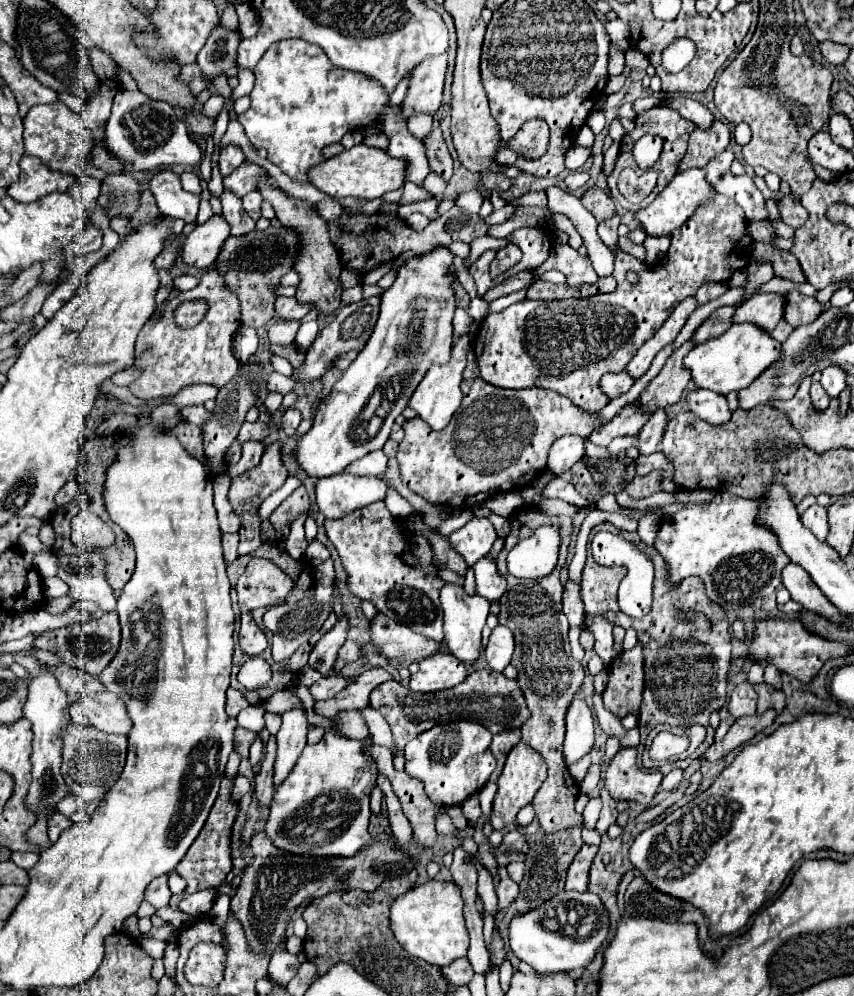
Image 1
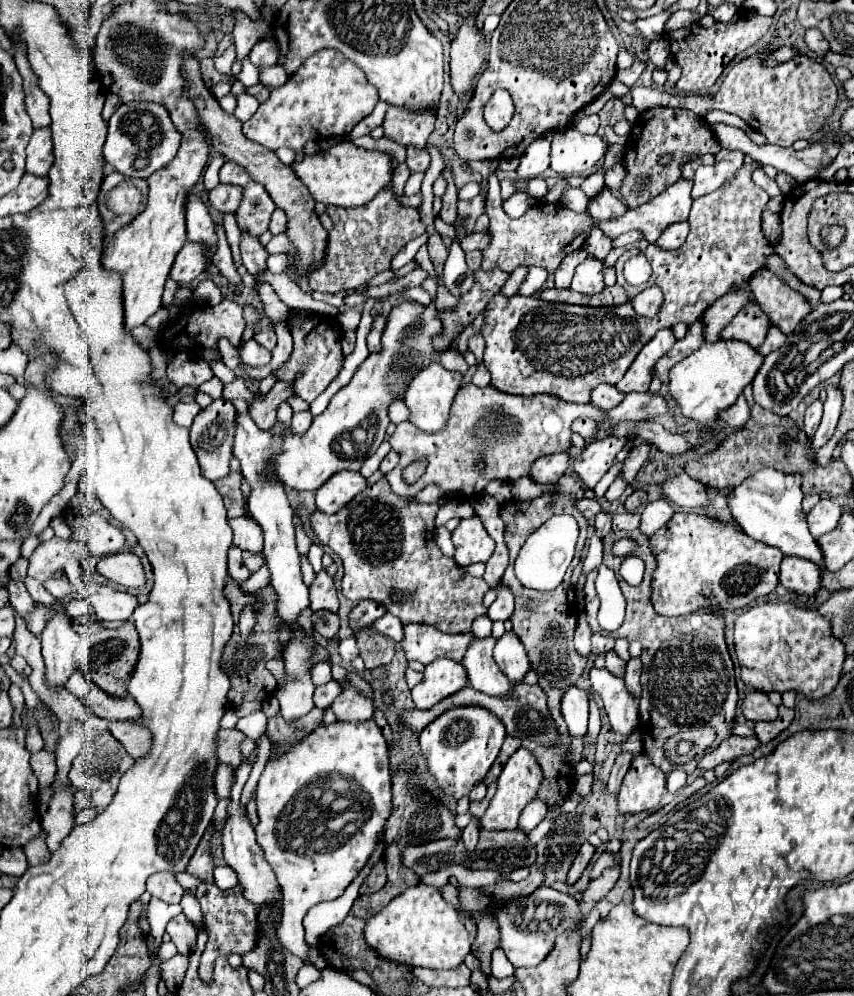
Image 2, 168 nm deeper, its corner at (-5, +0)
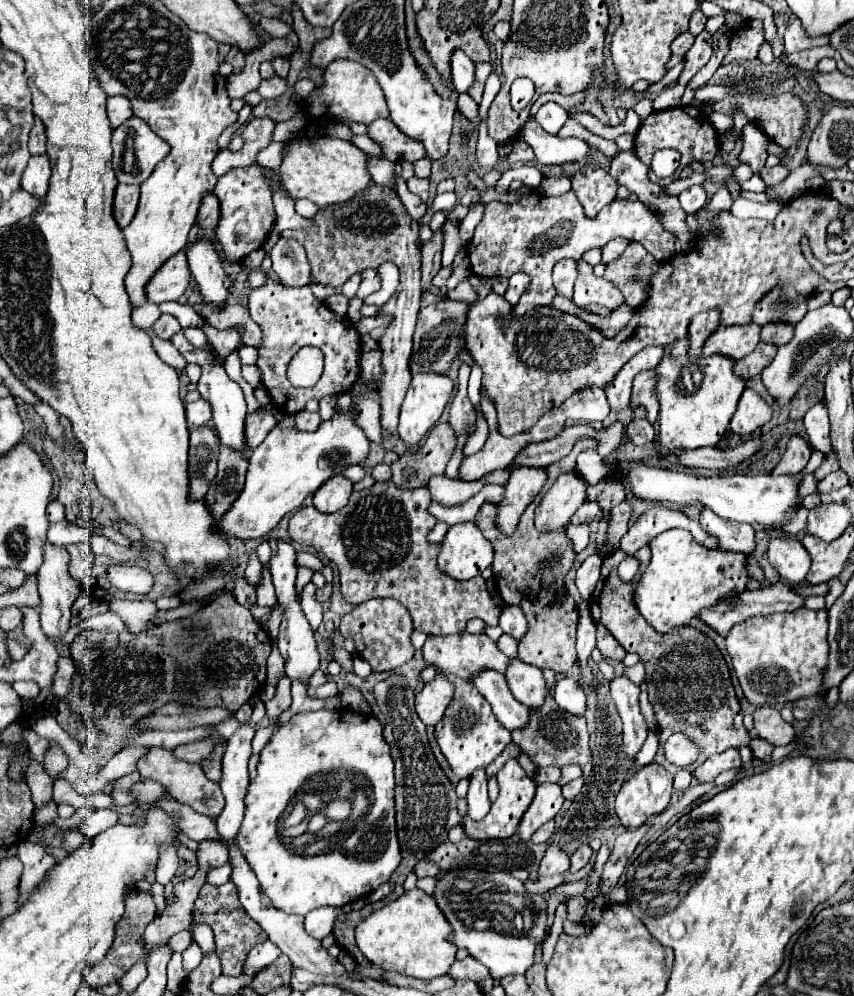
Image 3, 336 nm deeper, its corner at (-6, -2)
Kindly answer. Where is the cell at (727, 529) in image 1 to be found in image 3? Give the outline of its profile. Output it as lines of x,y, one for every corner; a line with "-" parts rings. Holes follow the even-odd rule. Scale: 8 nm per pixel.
672,528
656,536
650,542
650,550
652,562
636,586
634,602
648,624
662,634
670,632
674,626
688,624
696,614
710,606
718,606
718,602
730,602
730,598
742,594
752,580
746,568
748,554
706,548
682,528

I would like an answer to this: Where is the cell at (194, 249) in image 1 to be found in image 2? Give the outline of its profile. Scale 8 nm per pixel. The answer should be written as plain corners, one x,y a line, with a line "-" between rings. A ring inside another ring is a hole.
185,244
181,248
181,252
177,254
169,278
175,280
177,284
189,284
191,280
195,280
201,272
205,272
207,264
205,264
205,256
201,256
201,248
197,248
197,244

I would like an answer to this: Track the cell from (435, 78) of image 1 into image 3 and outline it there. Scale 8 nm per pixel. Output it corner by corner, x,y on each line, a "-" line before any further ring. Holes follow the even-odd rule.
378,118
376,122
372,122
368,126
368,134
372,140
376,140
382,146
384,156
392,162
400,162
400,160
414,162
426,156
422,144
414,142
412,138
406,138
402,130
398,130
398,126
390,122
390,118

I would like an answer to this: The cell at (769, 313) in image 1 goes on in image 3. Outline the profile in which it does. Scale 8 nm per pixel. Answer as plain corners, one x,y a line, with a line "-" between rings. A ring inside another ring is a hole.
720,326
704,344
704,356
724,354
734,360
748,356
760,342
760,326

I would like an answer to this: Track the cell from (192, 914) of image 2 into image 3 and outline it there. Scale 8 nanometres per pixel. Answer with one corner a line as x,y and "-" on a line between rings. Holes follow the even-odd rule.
192,924
192,938
200,944
204,954
214,950
214,934
212,934
212,930
208,926
194,926

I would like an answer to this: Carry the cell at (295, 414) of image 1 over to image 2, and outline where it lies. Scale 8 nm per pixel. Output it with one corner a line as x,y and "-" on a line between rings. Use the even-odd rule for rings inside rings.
295,412
293,414
293,420
291,420
291,428
295,434
303,434
309,430
311,426
311,420
313,420
313,414
311,412

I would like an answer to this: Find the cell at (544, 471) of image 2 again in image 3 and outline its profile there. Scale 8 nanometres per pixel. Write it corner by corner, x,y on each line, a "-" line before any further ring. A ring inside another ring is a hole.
522,466
522,470
512,470
510,480
506,482
506,496
498,506
496,518
496,524
504,534
514,532
520,514
524,512
528,502
532,502
532,498
540,492
546,480
548,480
546,468
530,470

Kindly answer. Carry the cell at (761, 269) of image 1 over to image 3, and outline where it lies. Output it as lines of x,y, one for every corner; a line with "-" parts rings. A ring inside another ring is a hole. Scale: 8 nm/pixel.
708,310
706,314
696,314
690,322
690,350
688,354
692,358
700,358
702,356
702,346
706,342
706,338
718,328
718,310

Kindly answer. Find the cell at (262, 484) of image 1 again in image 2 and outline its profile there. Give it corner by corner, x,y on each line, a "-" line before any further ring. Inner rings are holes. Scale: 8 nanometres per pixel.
229,472
225,478
213,482
219,494
223,496
225,508
227,508
227,518
237,518
243,516
243,496
241,496
241,474
239,472

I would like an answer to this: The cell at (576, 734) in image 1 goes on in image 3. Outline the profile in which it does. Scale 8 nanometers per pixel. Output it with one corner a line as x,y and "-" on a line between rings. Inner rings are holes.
560,678
556,682
554,700
568,714
582,716
586,712
586,694
574,678

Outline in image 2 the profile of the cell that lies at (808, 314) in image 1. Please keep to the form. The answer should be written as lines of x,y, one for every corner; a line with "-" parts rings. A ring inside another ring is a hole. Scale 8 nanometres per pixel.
761,270
757,272
757,276
753,276
753,294
757,296
757,304
761,304
763,312
769,316
771,326
777,326
783,334
793,332
793,328
811,312
811,304
795,290
791,290
781,278
777,278
771,270

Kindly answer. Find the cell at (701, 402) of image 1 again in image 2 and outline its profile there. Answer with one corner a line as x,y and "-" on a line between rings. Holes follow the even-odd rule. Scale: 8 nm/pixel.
739,396
737,404
733,404
733,408
729,408
729,410
725,410
721,414
721,420
725,420
731,428
741,428
741,426
745,426
745,422
749,420
749,416
751,416
749,404
747,404
745,396

